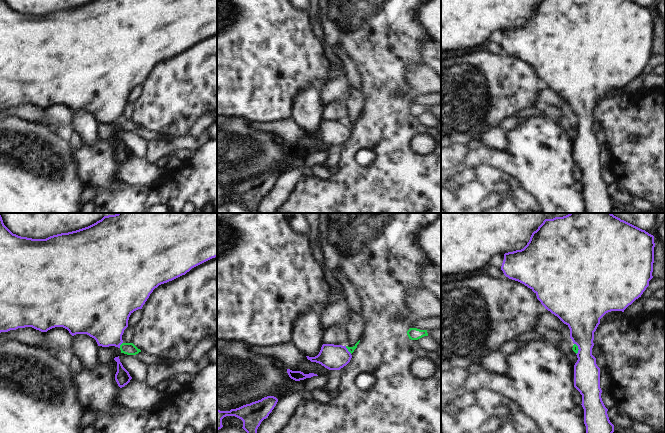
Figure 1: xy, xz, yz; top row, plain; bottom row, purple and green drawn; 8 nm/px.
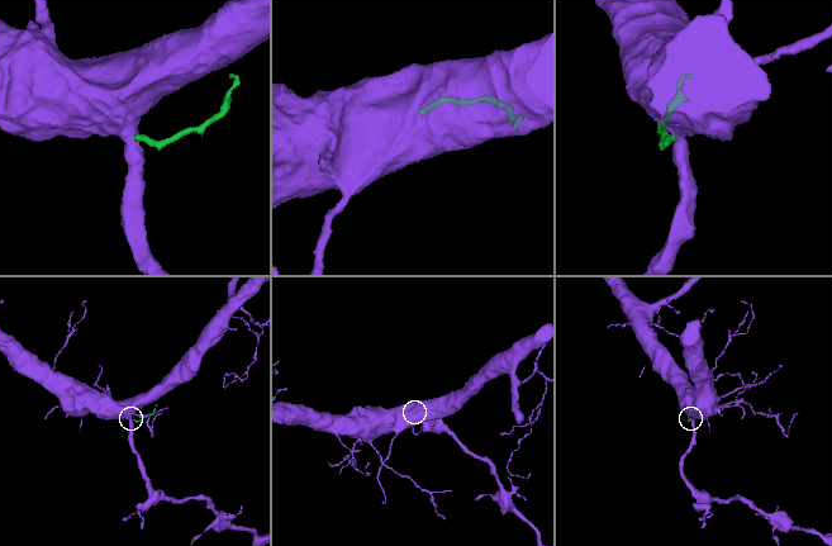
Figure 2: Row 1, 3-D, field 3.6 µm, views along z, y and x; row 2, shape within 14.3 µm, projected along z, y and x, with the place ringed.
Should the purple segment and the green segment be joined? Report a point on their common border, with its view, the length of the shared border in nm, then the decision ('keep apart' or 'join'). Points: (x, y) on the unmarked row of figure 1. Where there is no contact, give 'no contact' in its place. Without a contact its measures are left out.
meets purple in xz at (347, 126); contact 80 nm long; keep apart

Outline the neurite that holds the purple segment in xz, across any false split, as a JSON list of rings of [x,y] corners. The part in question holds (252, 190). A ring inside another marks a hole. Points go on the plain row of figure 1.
[[[267,172],[261,176],[243,181],[230,187],[217,186],[217,206],[223,203],[222,195],[226,192],[235,192],[243,197],[243,205],[249,213],[257,213],[257,205],[276,182],[278,175]]]

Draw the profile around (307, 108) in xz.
[[[310,84],[294,98],[291,118],[306,132],[315,133],[324,120],[322,117],[323,109],[318,89]]]

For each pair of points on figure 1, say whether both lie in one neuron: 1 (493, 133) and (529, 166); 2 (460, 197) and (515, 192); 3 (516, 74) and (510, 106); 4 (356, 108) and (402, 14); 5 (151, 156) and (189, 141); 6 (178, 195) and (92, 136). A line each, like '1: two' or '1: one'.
1: two
2: one
3: one
4: two
5: one
6: two

